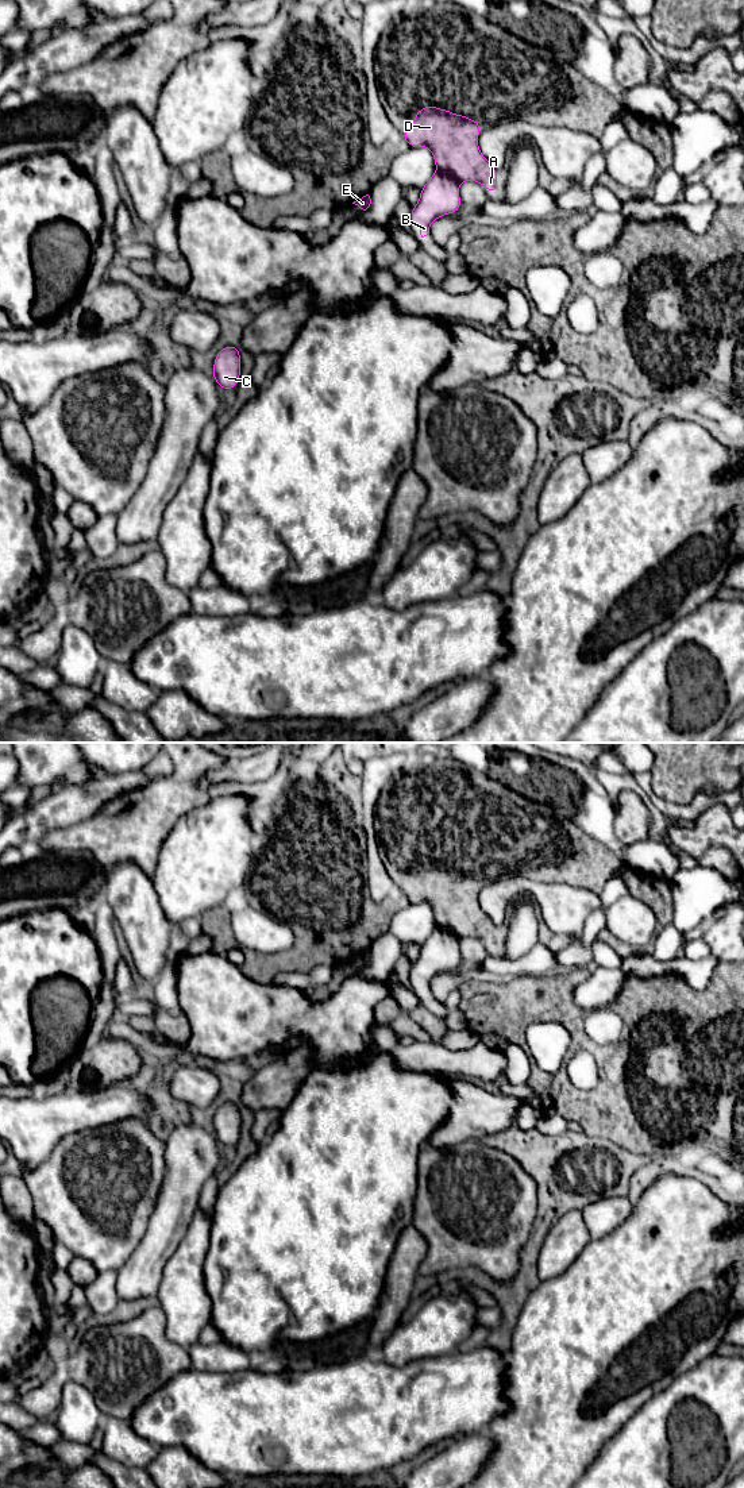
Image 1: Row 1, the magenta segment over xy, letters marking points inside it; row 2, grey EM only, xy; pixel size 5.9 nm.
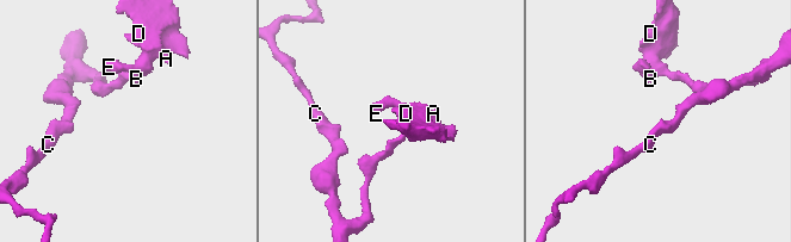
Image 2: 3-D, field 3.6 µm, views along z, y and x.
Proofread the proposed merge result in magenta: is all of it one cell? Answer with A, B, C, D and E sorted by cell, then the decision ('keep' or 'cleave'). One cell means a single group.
A D / B C E; cleave

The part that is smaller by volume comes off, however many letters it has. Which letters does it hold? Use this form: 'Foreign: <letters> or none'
Foreign: A, D

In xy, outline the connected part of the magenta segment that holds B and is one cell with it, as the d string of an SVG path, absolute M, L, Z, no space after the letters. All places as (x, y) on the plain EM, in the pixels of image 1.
M437 926L420 945L420 956L412 963L409 978L420 983L424 994L435 975L455 969L460 964L459 937Z

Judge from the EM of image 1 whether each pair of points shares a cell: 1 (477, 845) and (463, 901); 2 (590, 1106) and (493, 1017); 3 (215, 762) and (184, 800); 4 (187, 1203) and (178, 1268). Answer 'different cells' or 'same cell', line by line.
1: same cell
2: same cell
3: same cell
4: different cells

